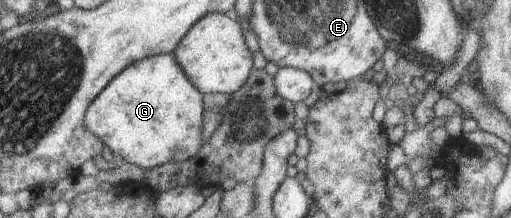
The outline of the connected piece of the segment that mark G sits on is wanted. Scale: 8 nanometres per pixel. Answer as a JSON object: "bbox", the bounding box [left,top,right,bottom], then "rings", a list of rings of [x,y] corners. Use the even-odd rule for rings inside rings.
{"bbox":[84,53,206,170],"rings":[[[172,53],[152,55],[126,67],[97,95],[84,122],[117,160],[144,170],[192,158],[206,142],[203,95]]]}

